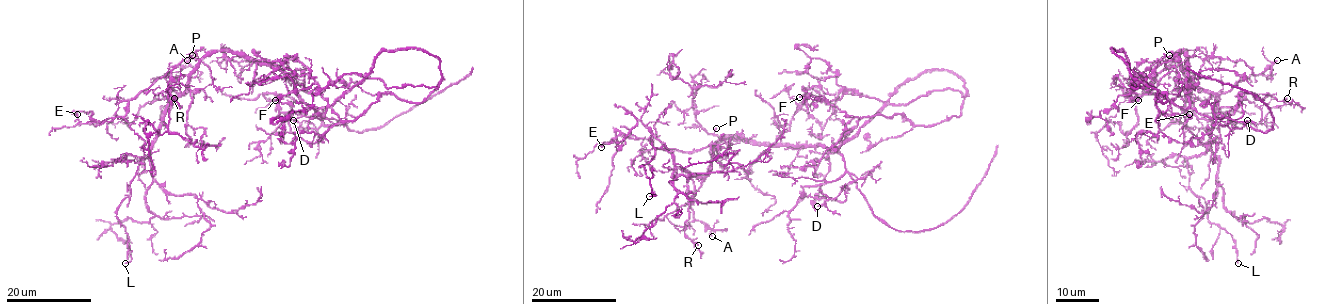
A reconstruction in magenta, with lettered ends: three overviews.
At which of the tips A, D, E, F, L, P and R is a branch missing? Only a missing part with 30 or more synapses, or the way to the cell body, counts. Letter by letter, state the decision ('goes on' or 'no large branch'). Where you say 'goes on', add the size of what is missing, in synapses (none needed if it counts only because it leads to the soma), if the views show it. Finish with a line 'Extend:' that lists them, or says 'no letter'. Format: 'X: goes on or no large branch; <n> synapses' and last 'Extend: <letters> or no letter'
A: no large branch
D: no large branch
E: no large branch
F: no large branch
L: no large branch
P: goes on; 50 synapses
R: no large branch
Extend: P

